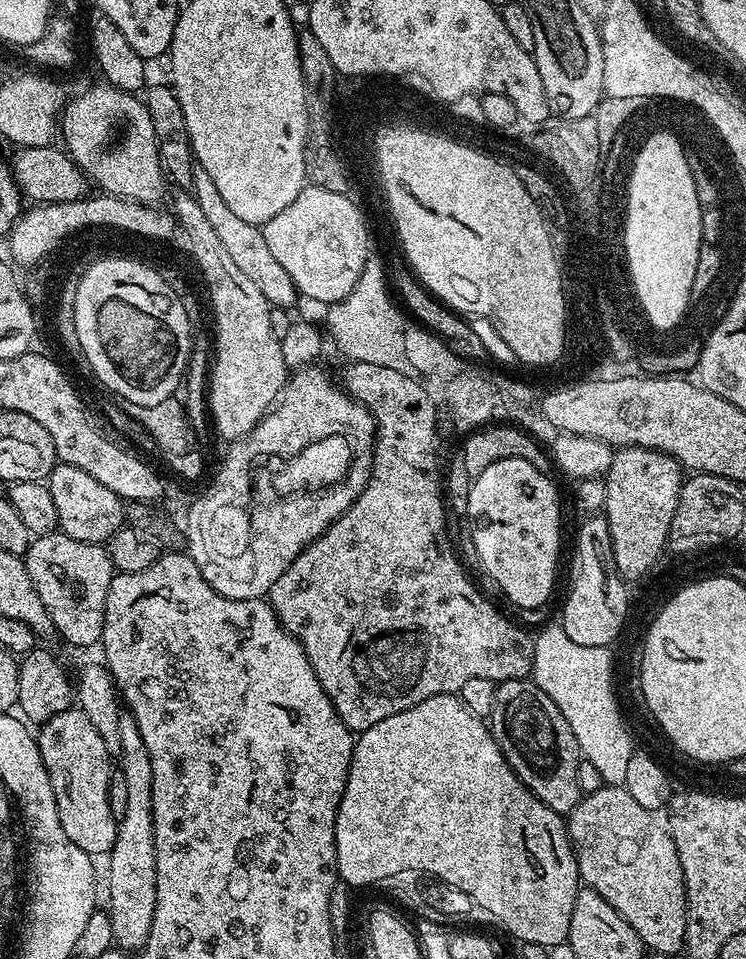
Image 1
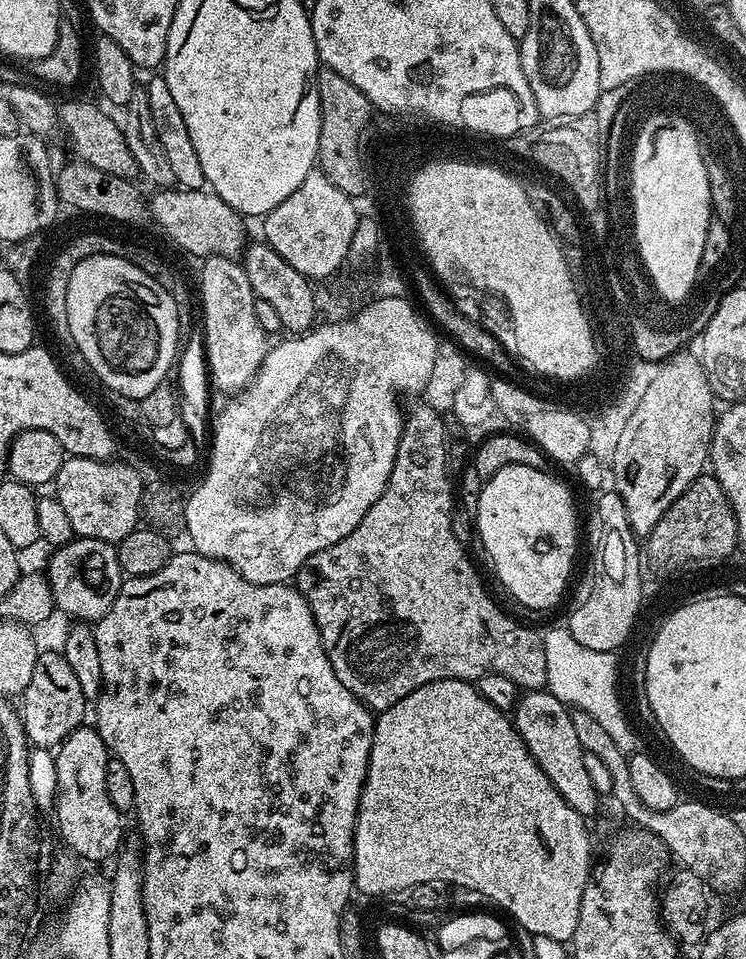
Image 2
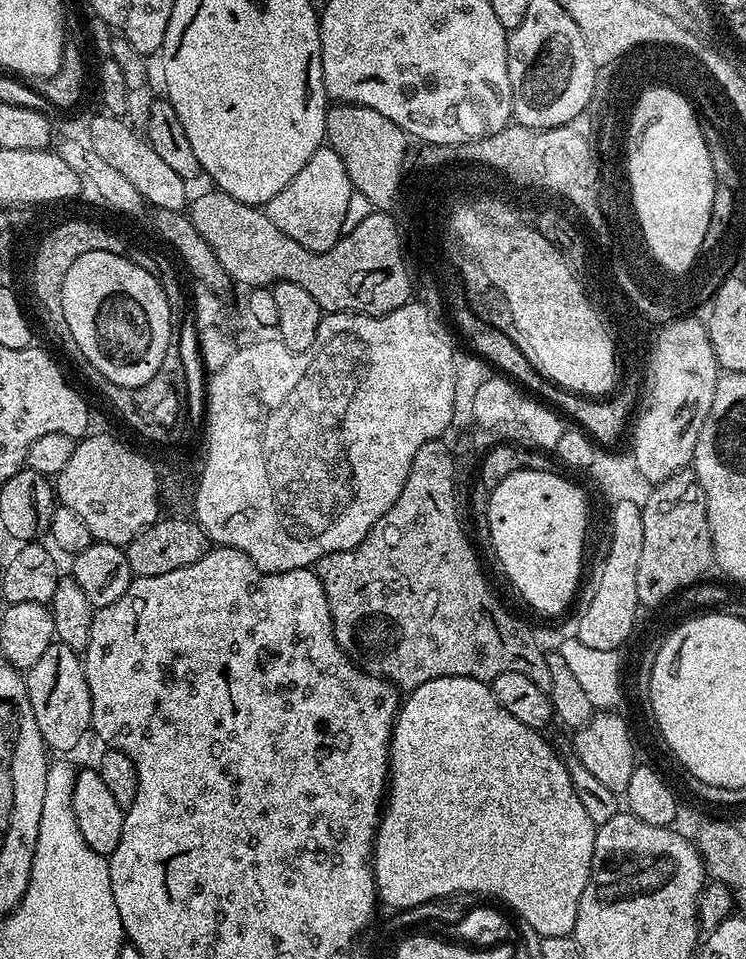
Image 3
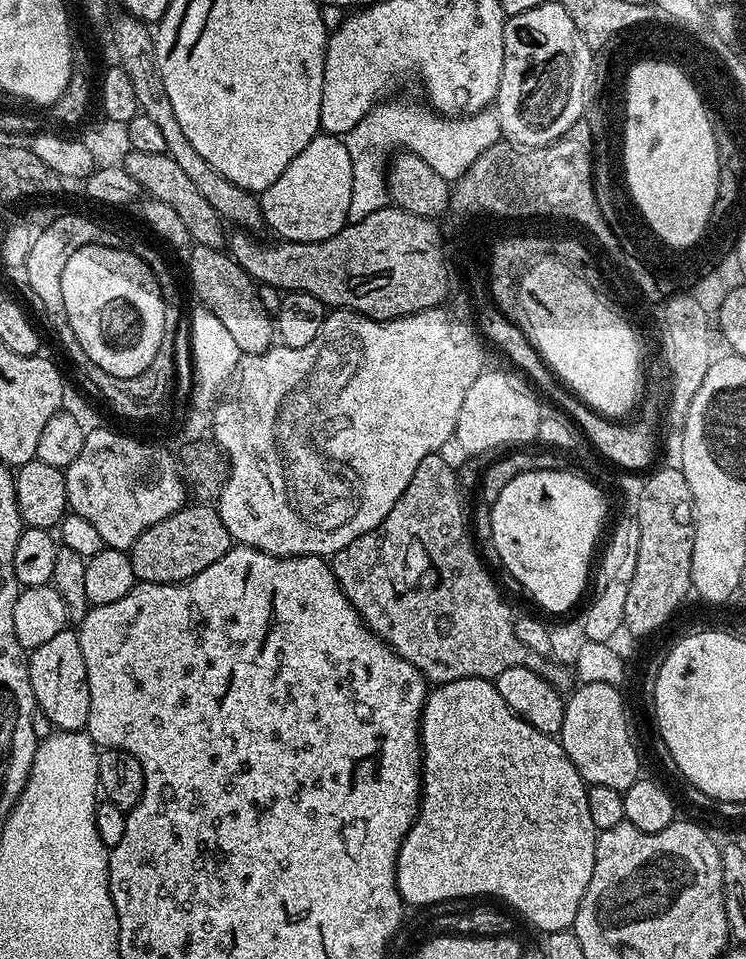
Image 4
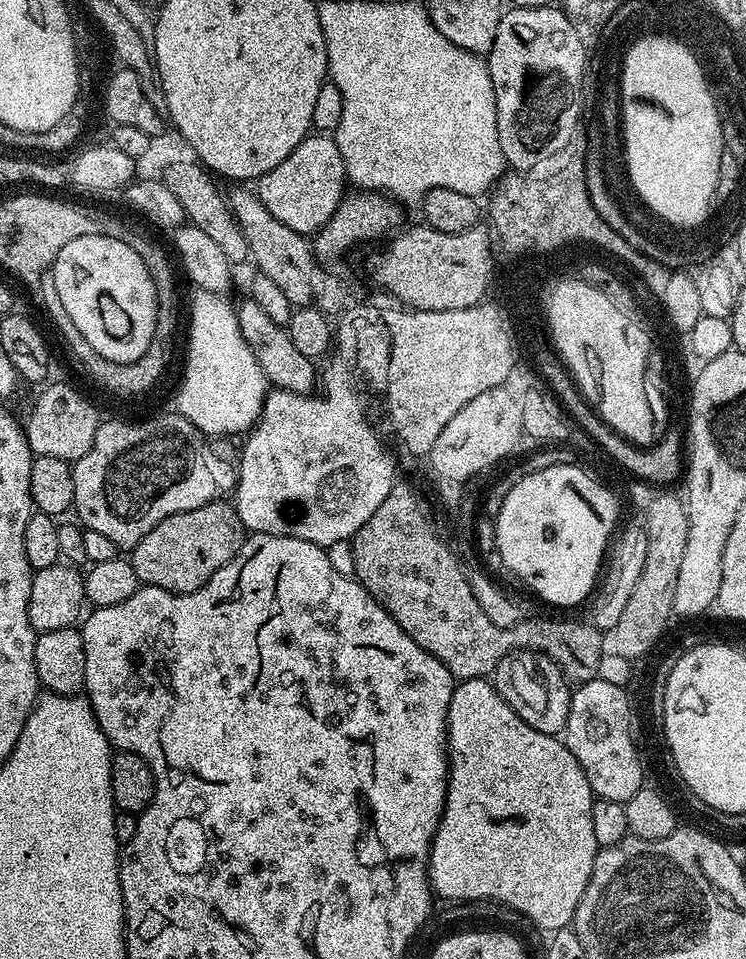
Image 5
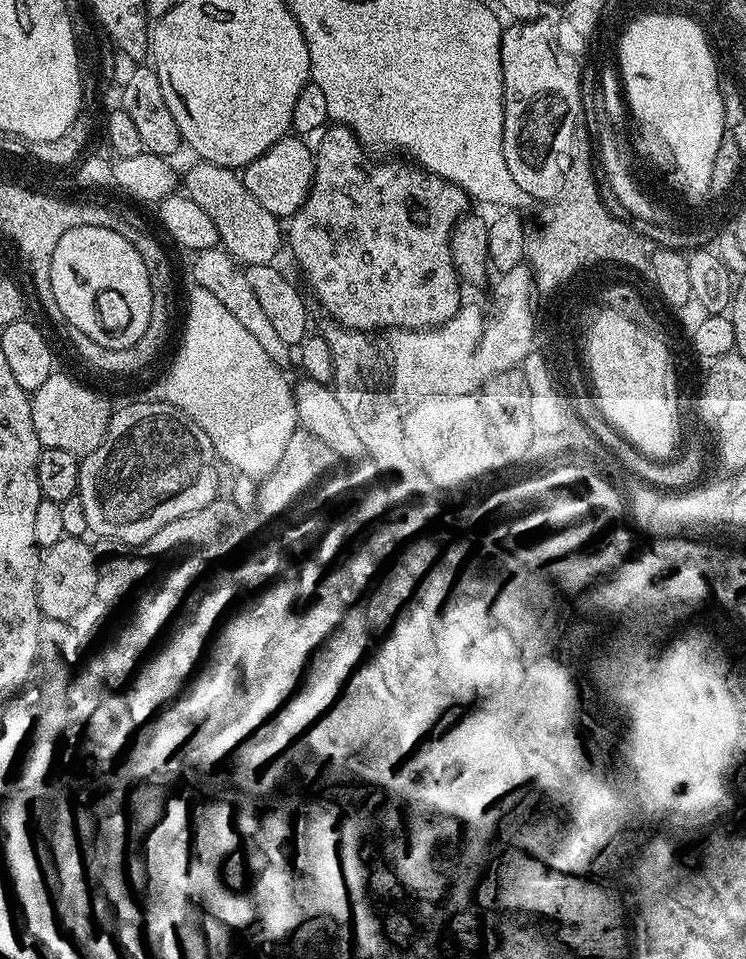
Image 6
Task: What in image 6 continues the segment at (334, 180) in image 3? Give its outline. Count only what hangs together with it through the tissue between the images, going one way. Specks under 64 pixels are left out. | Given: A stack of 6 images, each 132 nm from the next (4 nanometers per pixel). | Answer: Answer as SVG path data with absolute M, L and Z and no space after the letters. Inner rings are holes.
M296 134L283 136L270 150L266 150L254 162L242 169L242 179L246 190L258 198L261 206L266 206L270 214L278 218L291 218L304 204L314 178L316 158L309 141Z

